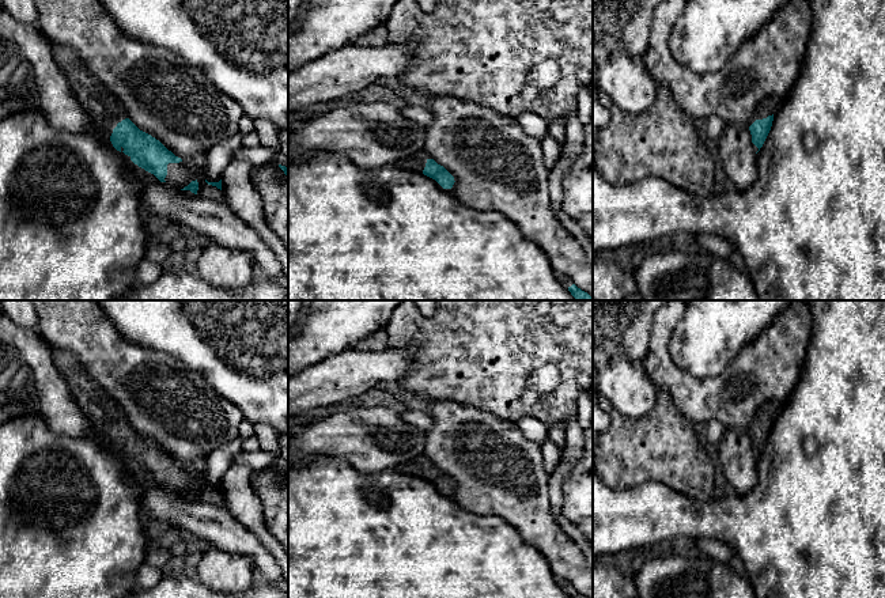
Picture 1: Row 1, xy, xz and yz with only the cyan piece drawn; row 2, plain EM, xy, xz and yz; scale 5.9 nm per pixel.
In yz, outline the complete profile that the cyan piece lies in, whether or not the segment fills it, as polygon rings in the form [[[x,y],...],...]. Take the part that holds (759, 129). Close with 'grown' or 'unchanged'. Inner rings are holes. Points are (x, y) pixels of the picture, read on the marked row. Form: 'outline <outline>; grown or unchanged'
outline [[[765,101],[757,105],[750,118],[750,135],[754,151],[763,147],[774,121],[775,102]]]; grown

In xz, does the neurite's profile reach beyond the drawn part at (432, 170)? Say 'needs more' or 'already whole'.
needs more

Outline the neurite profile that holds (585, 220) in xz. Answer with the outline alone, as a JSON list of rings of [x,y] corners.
[[[582,213],[575,220],[593,242],[593,213]]]

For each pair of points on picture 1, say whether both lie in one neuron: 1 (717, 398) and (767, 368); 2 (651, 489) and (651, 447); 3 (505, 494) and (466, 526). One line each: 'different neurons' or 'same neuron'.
1: same neuron
2: different neurons
3: different neurons

